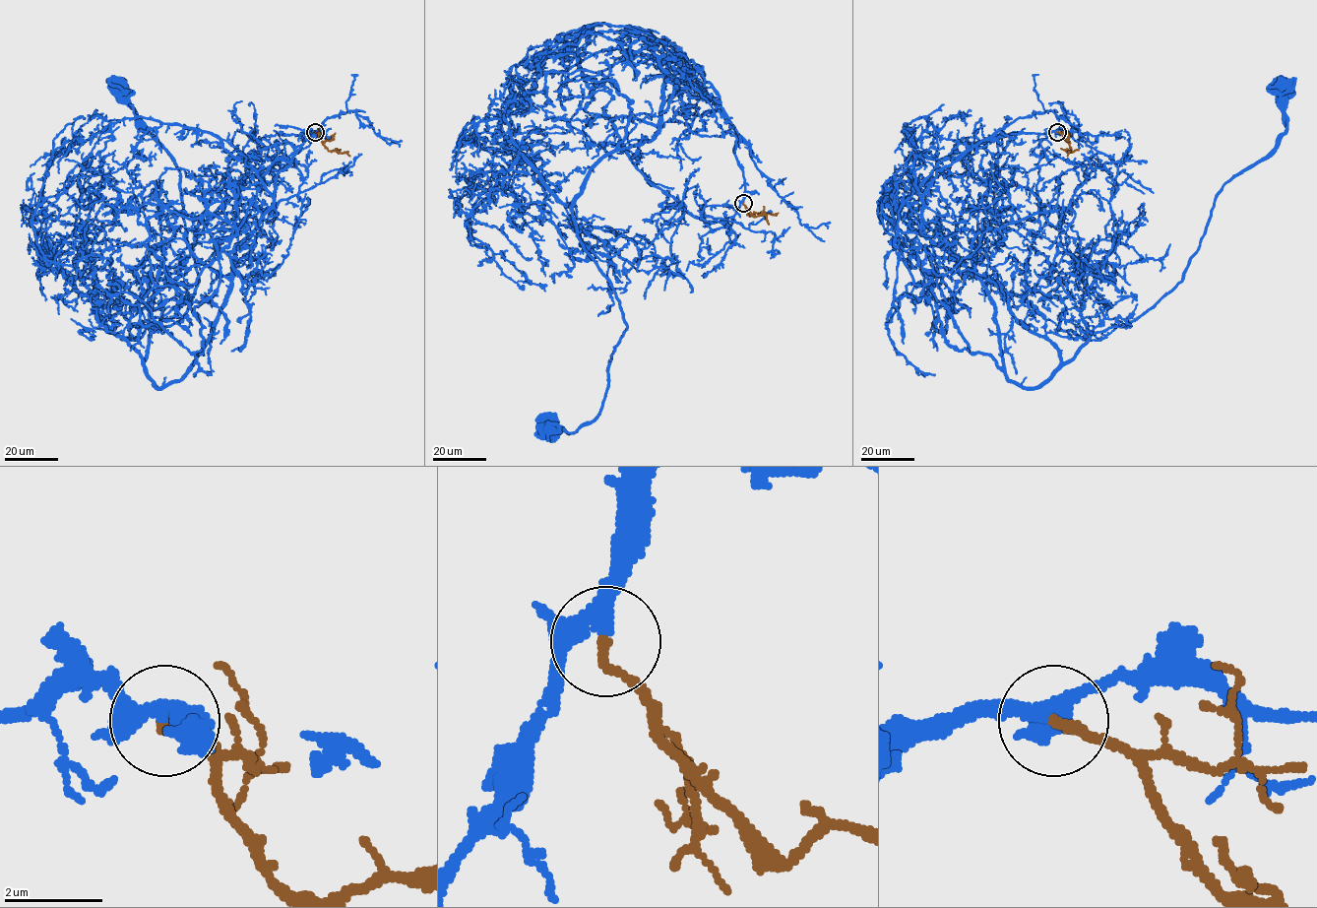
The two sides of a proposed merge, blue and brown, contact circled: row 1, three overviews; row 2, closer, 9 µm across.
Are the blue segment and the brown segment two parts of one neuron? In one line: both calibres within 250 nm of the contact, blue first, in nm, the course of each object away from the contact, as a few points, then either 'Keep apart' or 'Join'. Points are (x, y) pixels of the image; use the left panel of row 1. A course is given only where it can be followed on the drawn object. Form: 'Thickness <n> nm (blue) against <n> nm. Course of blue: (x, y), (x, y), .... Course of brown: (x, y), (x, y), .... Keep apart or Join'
Thickness 320 nm (blue) against 200 nm. Course of blue: (315, 131), (236, 245), (207, 345), (157, 387), (148, 339), (186, 313), (198, 273), (180, 171), (117, 86). Course of brown: (315, 131), (329, 151), (346, 153), (349, 156). Join

